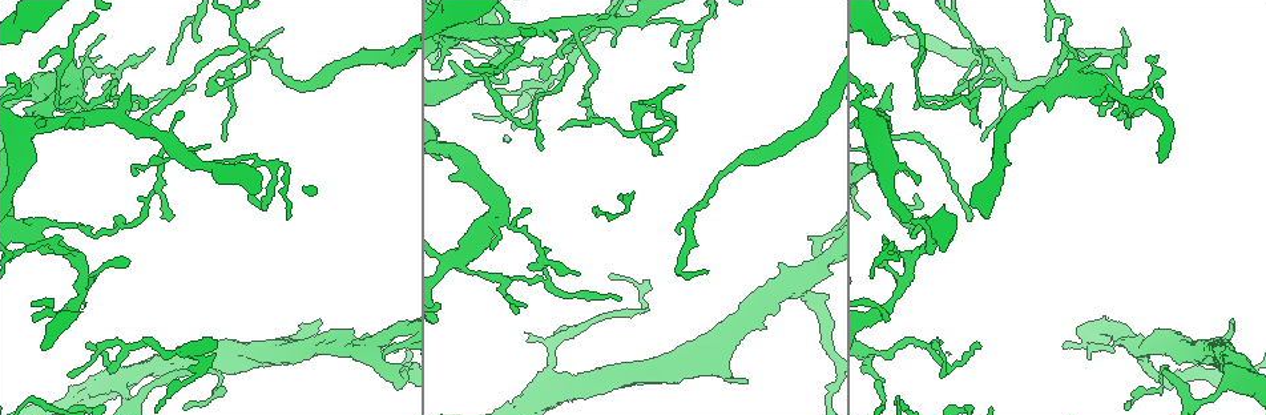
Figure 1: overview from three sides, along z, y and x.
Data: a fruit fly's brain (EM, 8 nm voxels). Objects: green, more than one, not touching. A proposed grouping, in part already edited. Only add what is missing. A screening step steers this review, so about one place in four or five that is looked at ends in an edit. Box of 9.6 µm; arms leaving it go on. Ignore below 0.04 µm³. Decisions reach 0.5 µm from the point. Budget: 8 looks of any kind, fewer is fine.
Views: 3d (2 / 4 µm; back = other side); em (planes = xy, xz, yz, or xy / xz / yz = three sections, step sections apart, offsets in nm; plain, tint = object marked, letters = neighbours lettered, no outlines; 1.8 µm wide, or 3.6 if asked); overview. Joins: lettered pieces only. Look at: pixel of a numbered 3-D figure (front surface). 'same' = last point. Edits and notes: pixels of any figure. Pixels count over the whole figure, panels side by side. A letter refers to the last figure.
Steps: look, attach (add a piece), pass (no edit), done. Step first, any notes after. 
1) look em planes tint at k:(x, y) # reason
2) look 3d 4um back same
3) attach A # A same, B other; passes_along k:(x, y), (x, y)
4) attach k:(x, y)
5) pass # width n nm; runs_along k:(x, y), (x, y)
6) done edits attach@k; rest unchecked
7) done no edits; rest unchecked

look em planes tint at 1:(1230, 320) # an open end

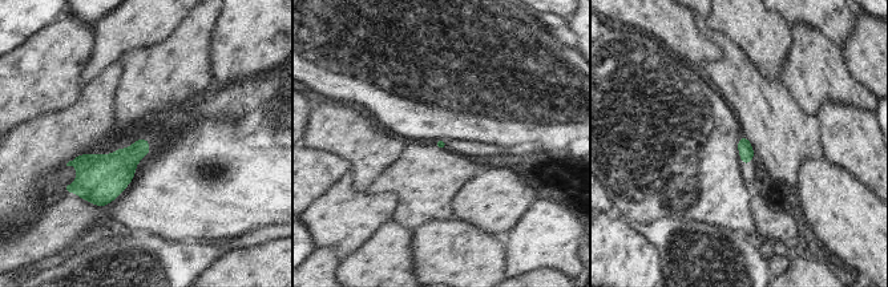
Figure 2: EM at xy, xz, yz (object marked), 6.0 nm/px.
look em planes letters same # see the neighbours

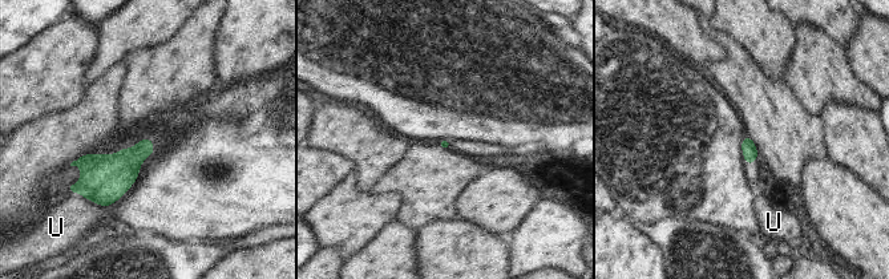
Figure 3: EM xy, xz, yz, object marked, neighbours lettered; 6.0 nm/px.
pass # U other; border 3:(72, 191), (101, 206), (114, 203); none of them fits

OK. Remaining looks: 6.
look 3d 4um at 1:(194, 87) # end of a long branch

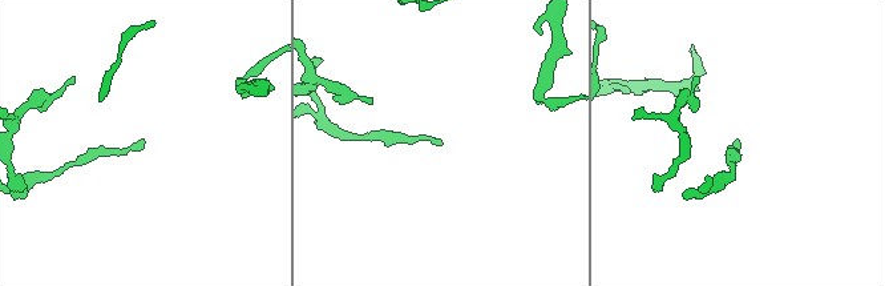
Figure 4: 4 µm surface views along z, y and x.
look em planes plain at 4:(738, 141) # need the tissue

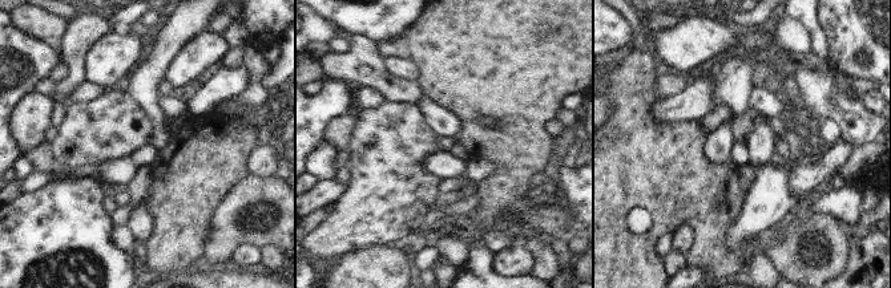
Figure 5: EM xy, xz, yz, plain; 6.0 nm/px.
look em planes letters same

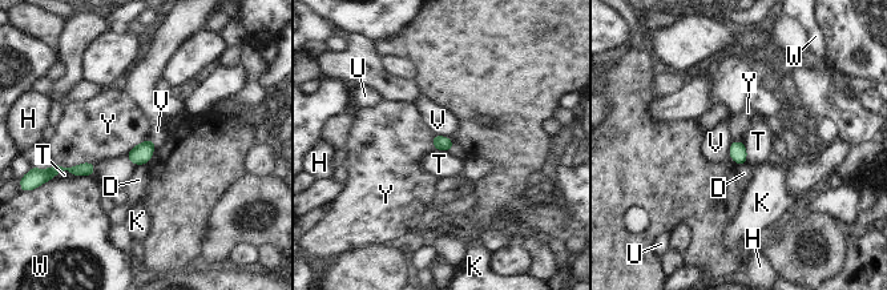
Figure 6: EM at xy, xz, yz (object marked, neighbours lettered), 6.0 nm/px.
pass # D other, H other, K other, T other, U other, V other, W other, Y other; border 6:(742, 143), (746, 149), (745, 164); none of them fits

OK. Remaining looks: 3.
look em planes letters at 1:(175, 216) # an open end

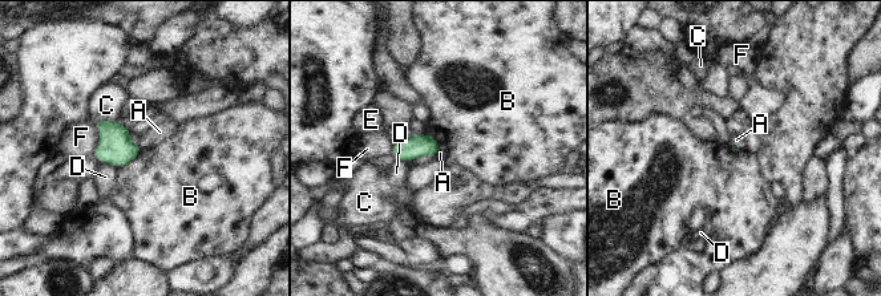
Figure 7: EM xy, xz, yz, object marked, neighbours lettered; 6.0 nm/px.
pass # A other, B other, C other, D other, E other, F other; border 7:(136, 144), (142, 149); none of them fits

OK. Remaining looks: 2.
look em planes letters at 1:(353, 339) # branch stops here

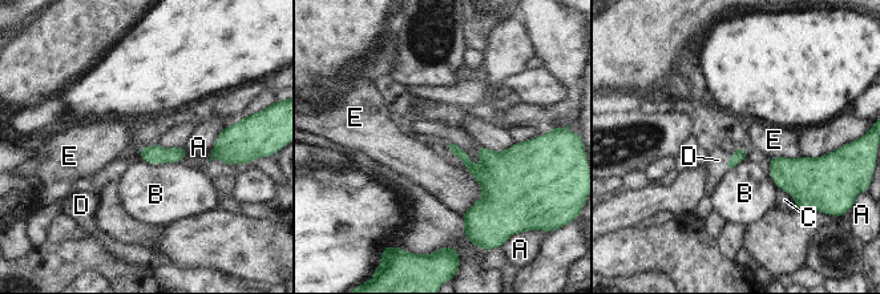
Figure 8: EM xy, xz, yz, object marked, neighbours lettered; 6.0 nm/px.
attach D # A other, B other, C other, D same, E other; passes_along 8:(741, 153), (729, 161), (718, 160); it goes on there

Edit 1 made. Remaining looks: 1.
done edits attach@8; rest unchecked

